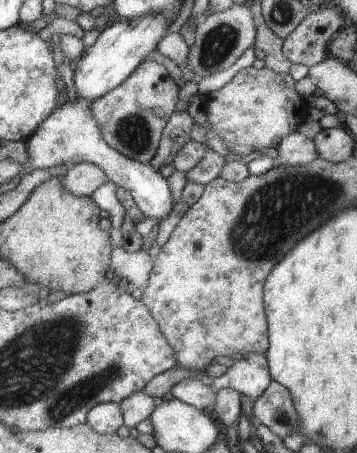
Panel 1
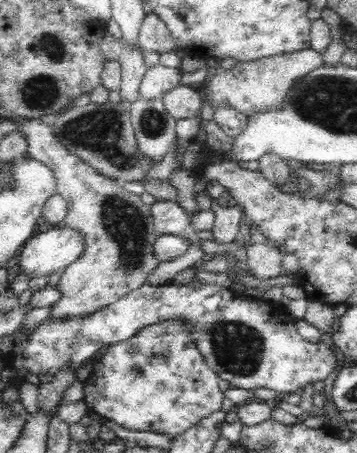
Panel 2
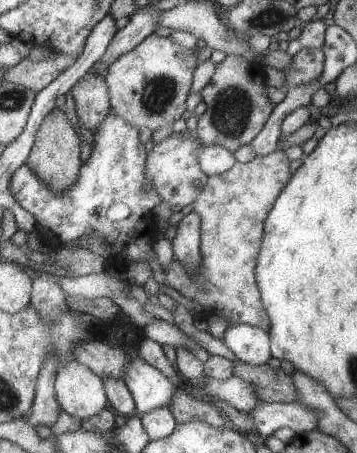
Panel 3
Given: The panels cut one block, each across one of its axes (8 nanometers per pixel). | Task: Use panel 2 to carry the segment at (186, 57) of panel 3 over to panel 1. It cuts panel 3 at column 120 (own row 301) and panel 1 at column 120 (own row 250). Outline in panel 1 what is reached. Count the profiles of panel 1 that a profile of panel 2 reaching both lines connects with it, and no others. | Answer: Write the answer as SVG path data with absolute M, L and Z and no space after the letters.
M145 60L131 78L127 78L119 88L111 90L107 96L99 98L91 106L91 114L99 124L105 142L127 158L143 164L151 164L159 156L163 144L163 134L169 120L175 116L179 106L179 86L169 74L165 64L155 60Z

